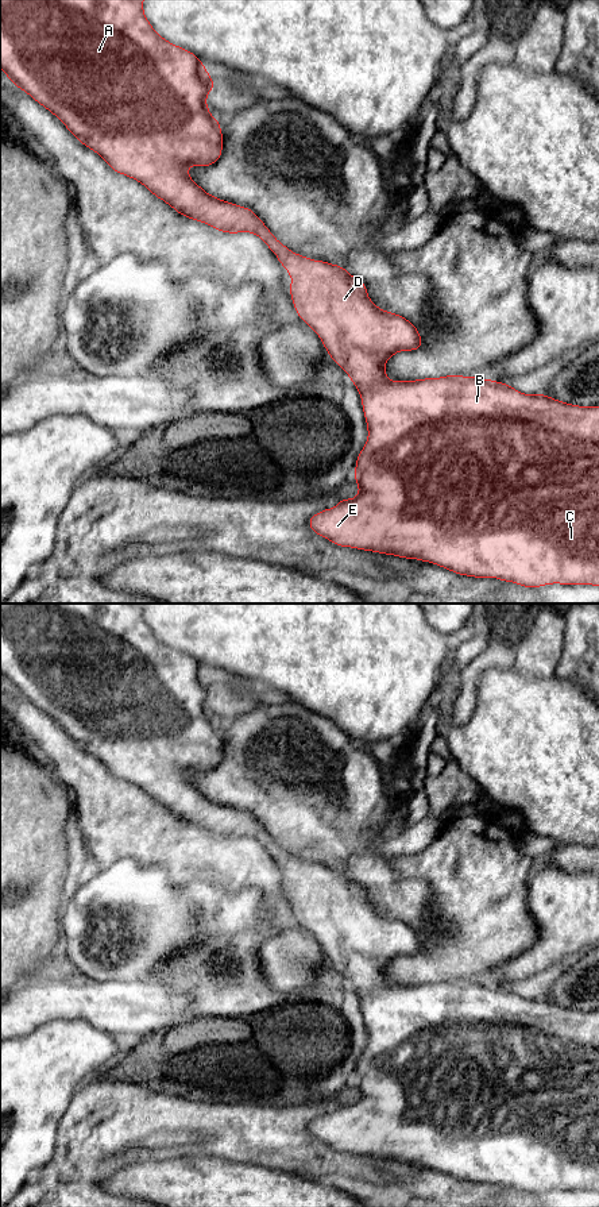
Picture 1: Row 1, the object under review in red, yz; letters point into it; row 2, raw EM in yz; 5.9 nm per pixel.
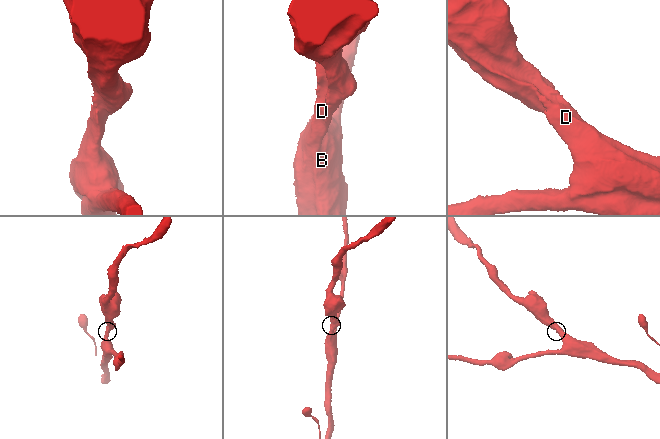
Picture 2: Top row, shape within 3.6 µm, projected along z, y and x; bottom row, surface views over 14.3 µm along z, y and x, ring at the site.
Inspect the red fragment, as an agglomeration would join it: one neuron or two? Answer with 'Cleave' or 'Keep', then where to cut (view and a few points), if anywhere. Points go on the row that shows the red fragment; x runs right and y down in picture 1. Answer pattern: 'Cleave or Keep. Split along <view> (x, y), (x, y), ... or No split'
Keep. No split

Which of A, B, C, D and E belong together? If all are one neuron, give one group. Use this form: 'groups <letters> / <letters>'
groups A B C D E

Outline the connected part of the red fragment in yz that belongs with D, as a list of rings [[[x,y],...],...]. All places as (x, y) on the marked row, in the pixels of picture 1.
[[[0,0],[0,68],[12,84],[58,117],[74,138],[98,154],[115,173],[136,180],[155,197],[188,219],[201,221],[227,234],[255,234],[287,270],[293,284],[287,285],[286,289],[291,292],[290,298],[298,317],[317,333],[332,360],[347,371],[351,382],[359,390],[368,431],[367,441],[359,452],[355,466],[353,479],[359,486],[359,495],[349,500],[340,498],[336,508],[325,508],[322,512],[313,514],[308,520],[309,528],[337,547],[379,552],[402,559],[417,559],[425,563],[430,562],[457,575],[471,575],[478,579],[498,578],[527,589],[553,583],[599,586],[599,406],[567,404],[541,392],[529,396],[515,390],[509,383],[480,377],[444,375],[414,381],[389,381],[384,363],[394,354],[416,351],[424,347],[418,328],[403,316],[378,308],[370,300],[366,284],[351,275],[345,267],[325,261],[313,261],[290,251],[287,246],[277,240],[252,209],[206,193],[186,173],[186,169],[193,165],[206,167],[216,163],[223,154],[221,126],[210,115],[206,104],[206,95],[215,89],[215,82],[194,53],[173,45],[155,32],[144,16],[143,3],[144,0]]]

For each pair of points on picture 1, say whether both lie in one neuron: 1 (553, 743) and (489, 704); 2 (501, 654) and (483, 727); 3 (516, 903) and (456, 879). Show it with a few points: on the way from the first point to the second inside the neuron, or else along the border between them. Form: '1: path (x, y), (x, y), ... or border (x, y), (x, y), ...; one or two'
1: path (537, 741), (505, 709); one
2: border (511, 666), (489, 667), (480, 675), (476, 693); two
3: path (501, 903), (493, 903), (471, 882); one

